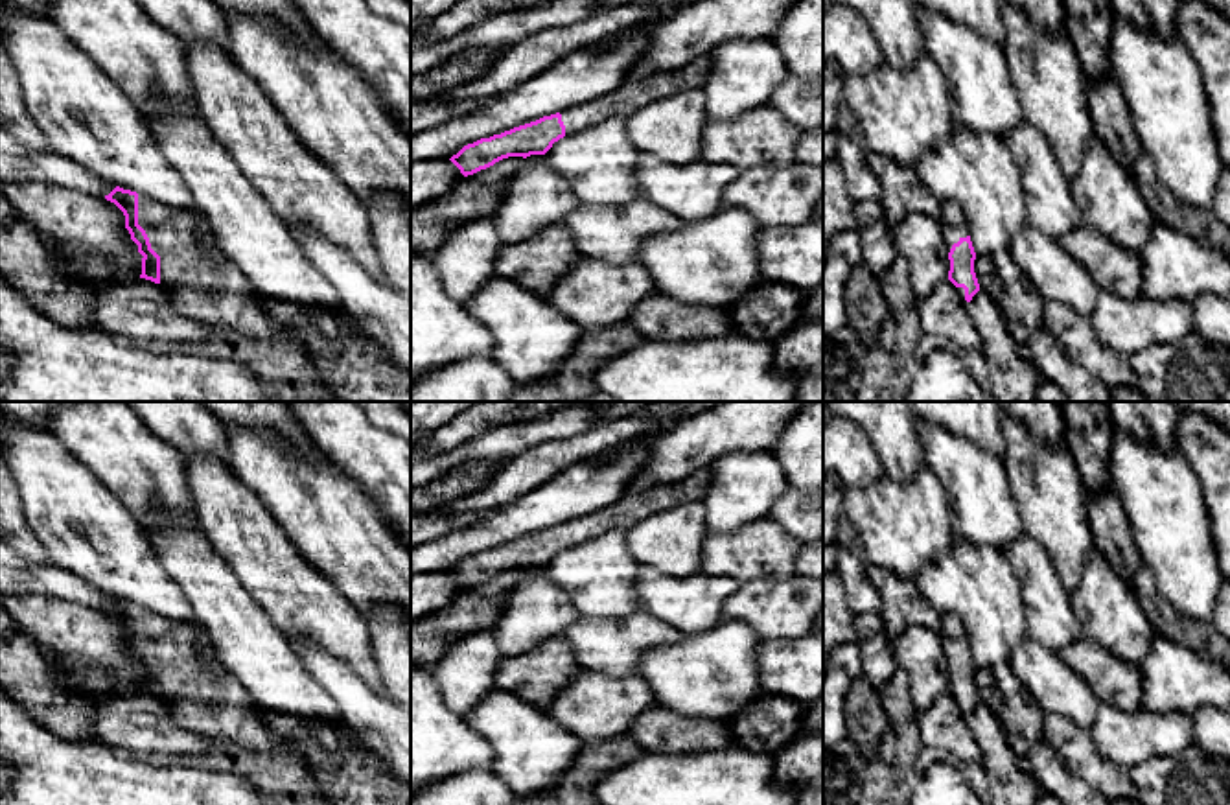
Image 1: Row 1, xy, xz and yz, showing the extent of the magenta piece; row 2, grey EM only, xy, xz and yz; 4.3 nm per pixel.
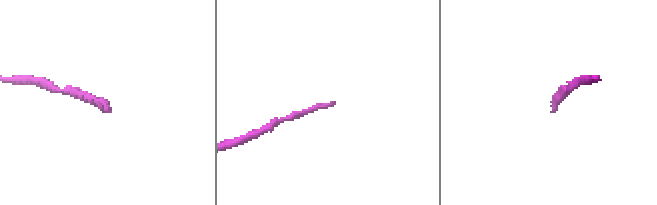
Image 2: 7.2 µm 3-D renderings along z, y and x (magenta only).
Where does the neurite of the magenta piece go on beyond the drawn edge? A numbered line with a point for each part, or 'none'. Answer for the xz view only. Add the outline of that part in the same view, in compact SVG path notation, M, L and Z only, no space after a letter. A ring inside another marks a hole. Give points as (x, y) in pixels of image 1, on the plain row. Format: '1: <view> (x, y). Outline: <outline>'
1: xz (632, 507). Outline: M700 470L674 484L657 484L641 492L628 492L609 507L562 523L560 527L565 538L565 547L591 540L609 529L628 531L644 516L676 507L681 501L702 501L707 486L709 472Z

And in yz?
1: yz (952, 634). Outline: M956 613L941 615L939 637L941 637L941 645L946 654L948 665L954 656L969 648L967 630L963 626L963 621Z

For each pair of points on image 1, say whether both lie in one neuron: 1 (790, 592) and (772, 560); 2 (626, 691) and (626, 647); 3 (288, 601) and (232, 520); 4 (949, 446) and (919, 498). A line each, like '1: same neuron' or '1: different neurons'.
1: different neurons
2: different neurons
3: same neuron
4: different neurons

